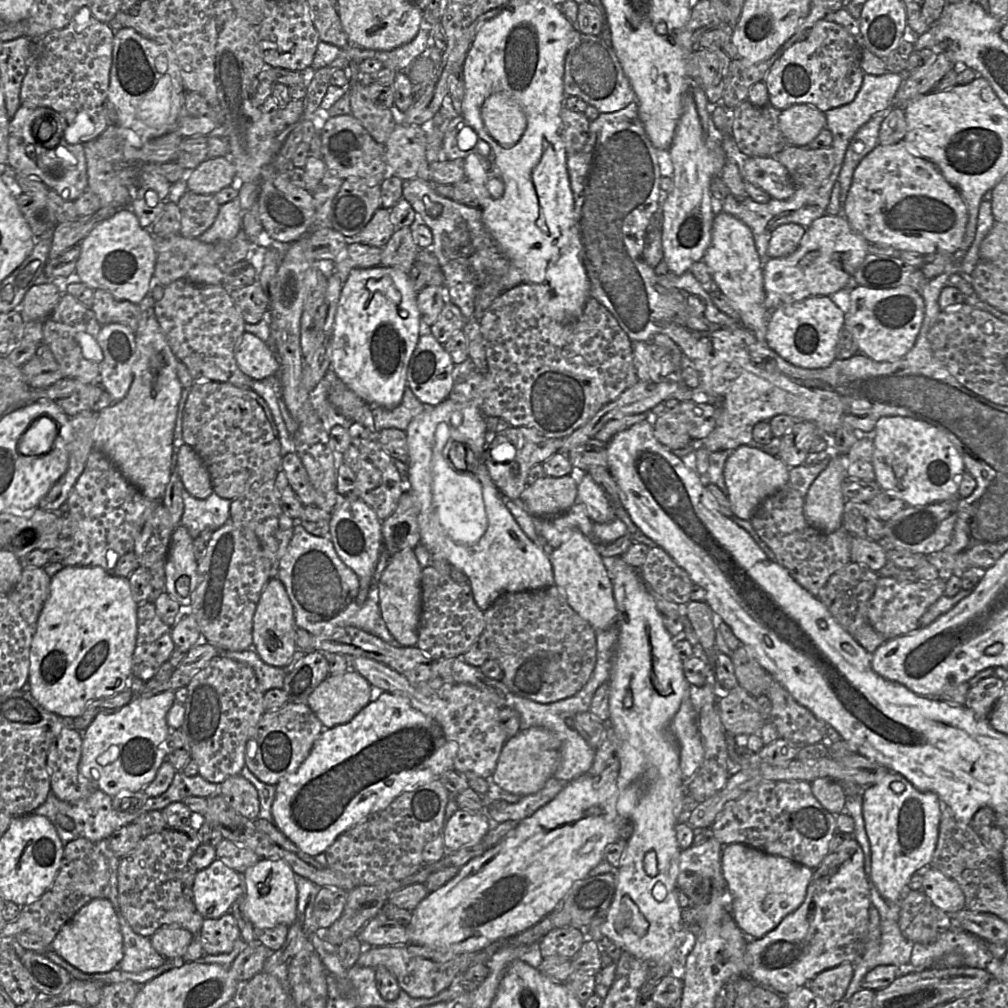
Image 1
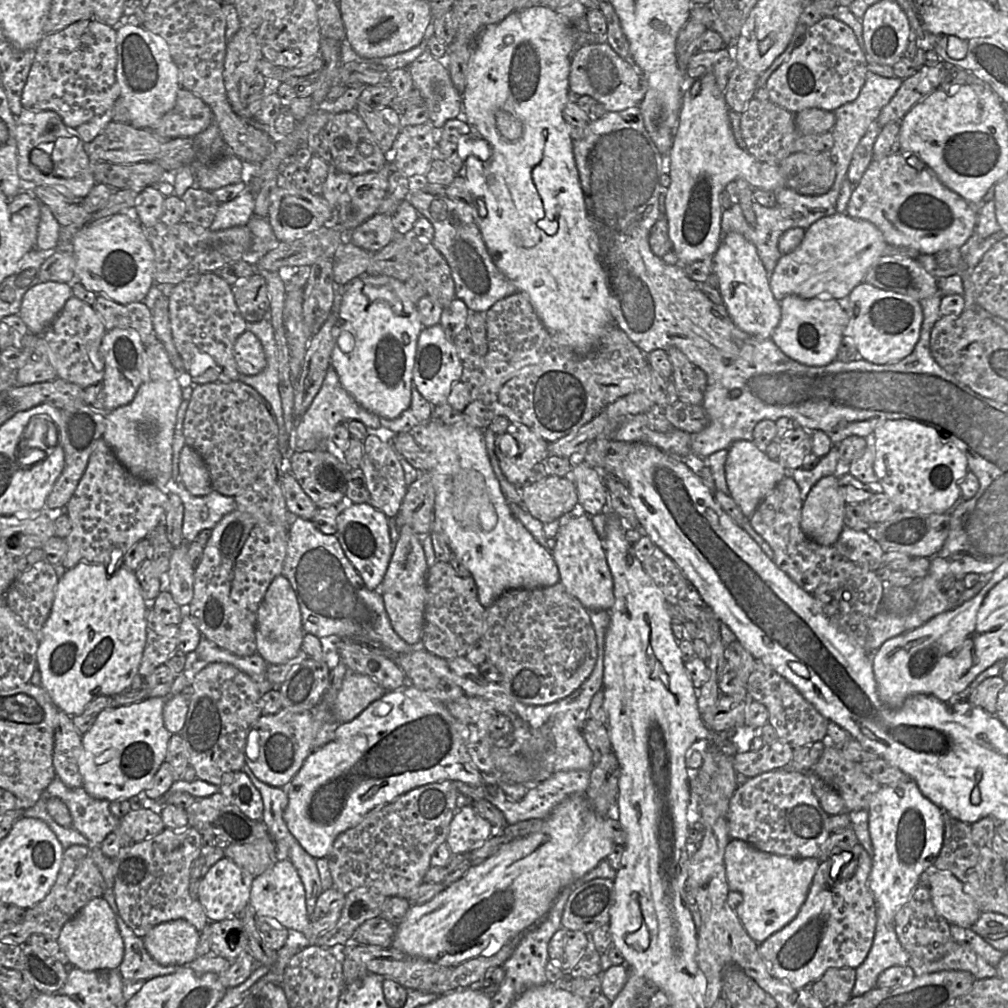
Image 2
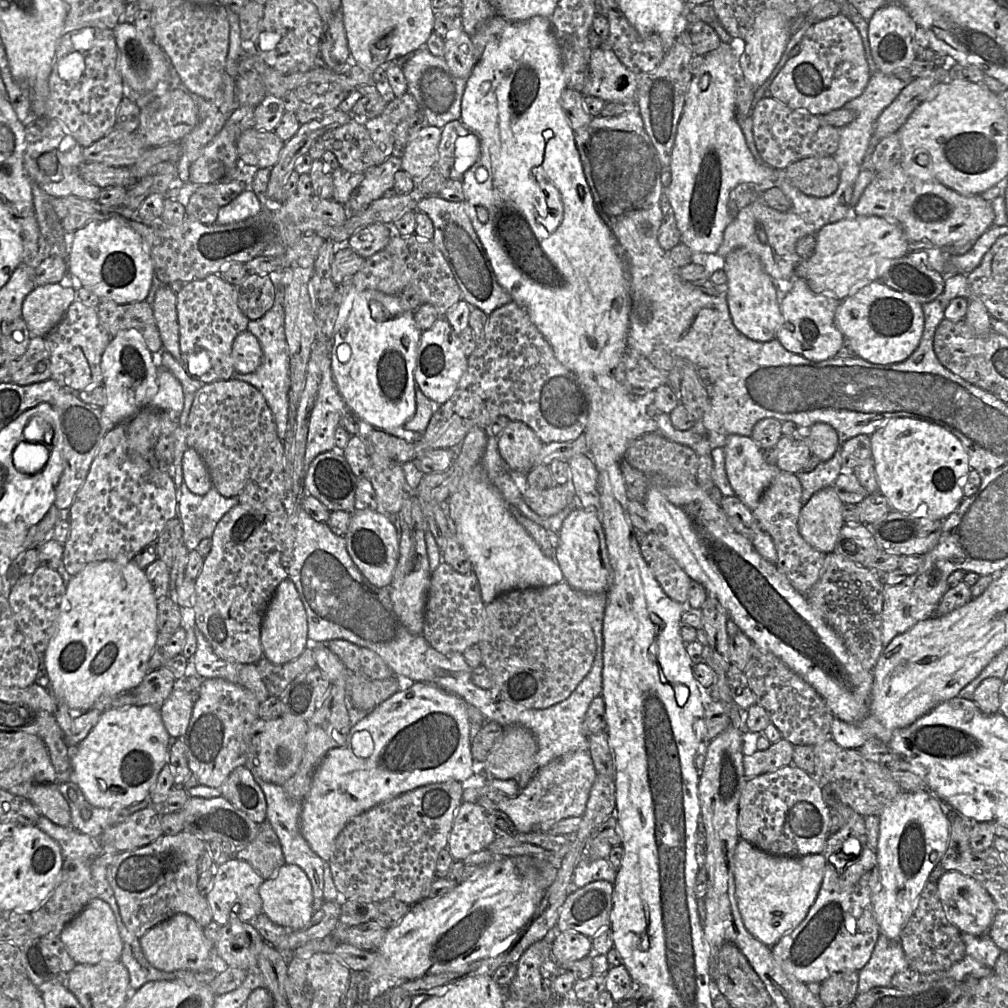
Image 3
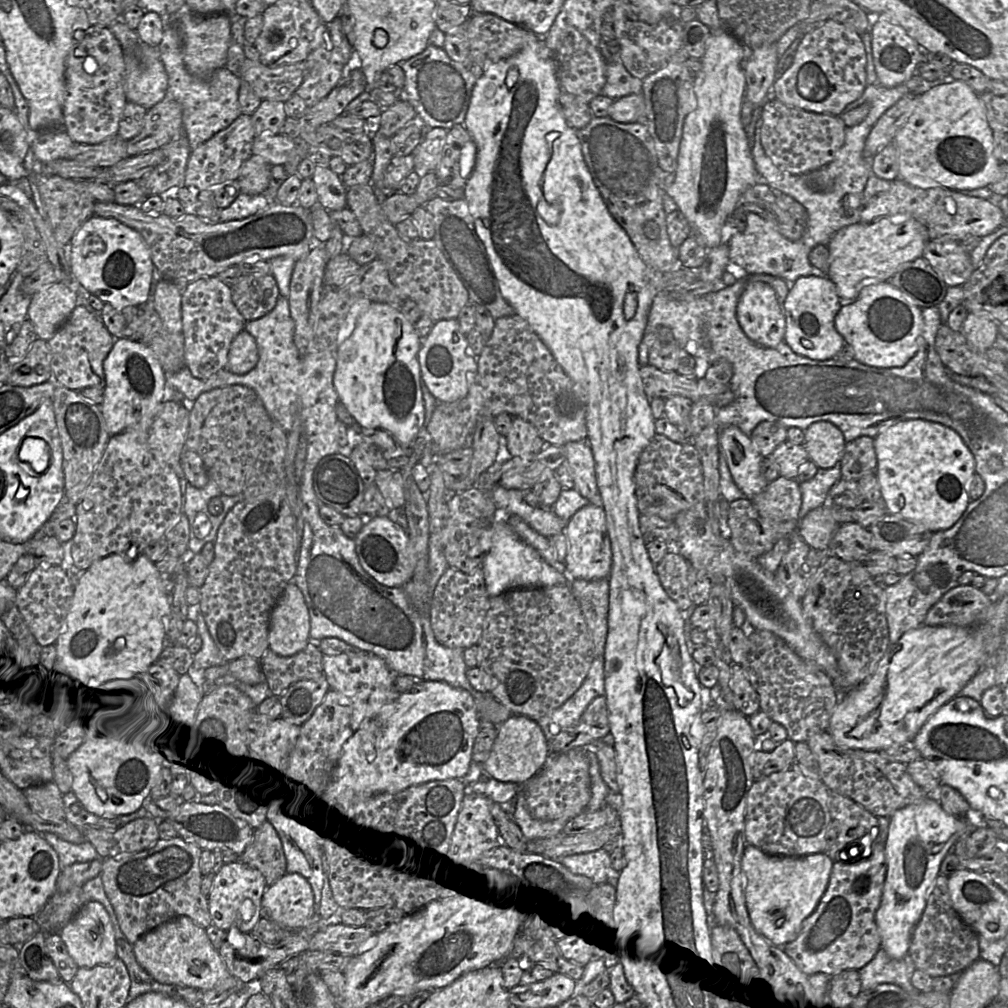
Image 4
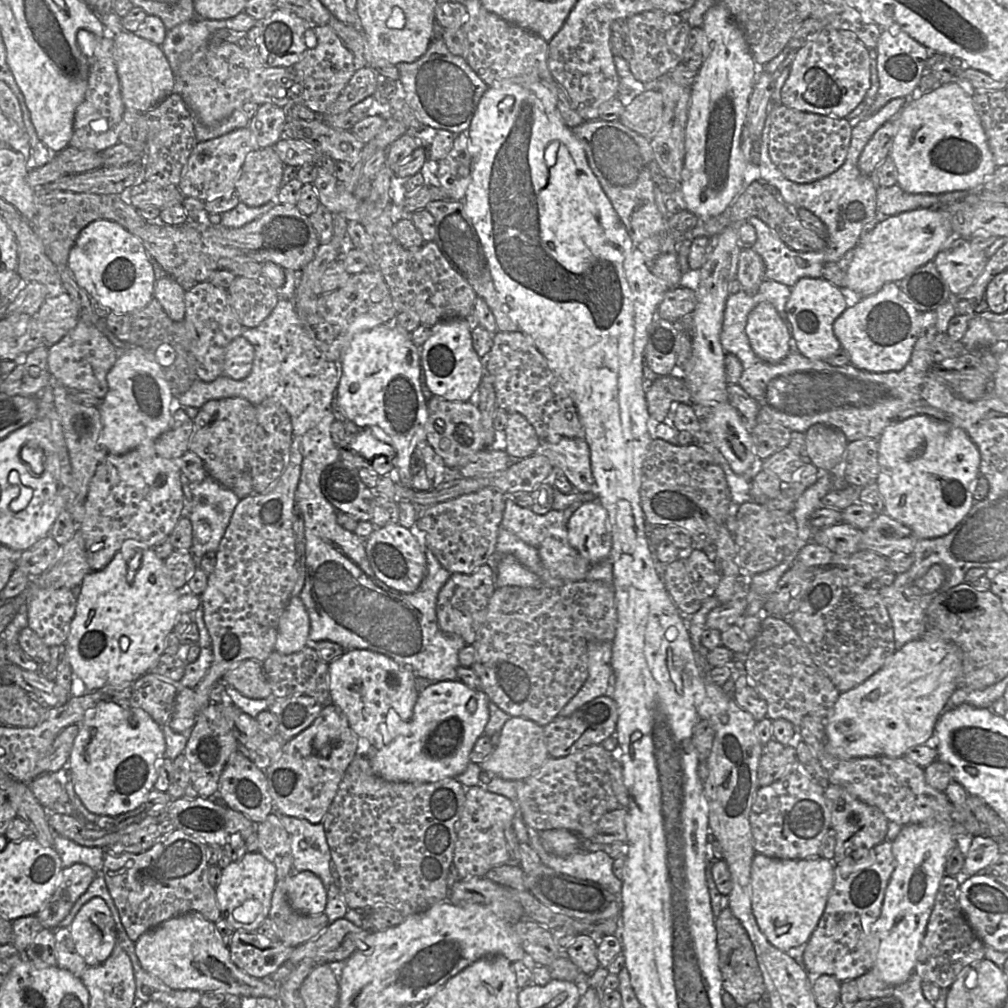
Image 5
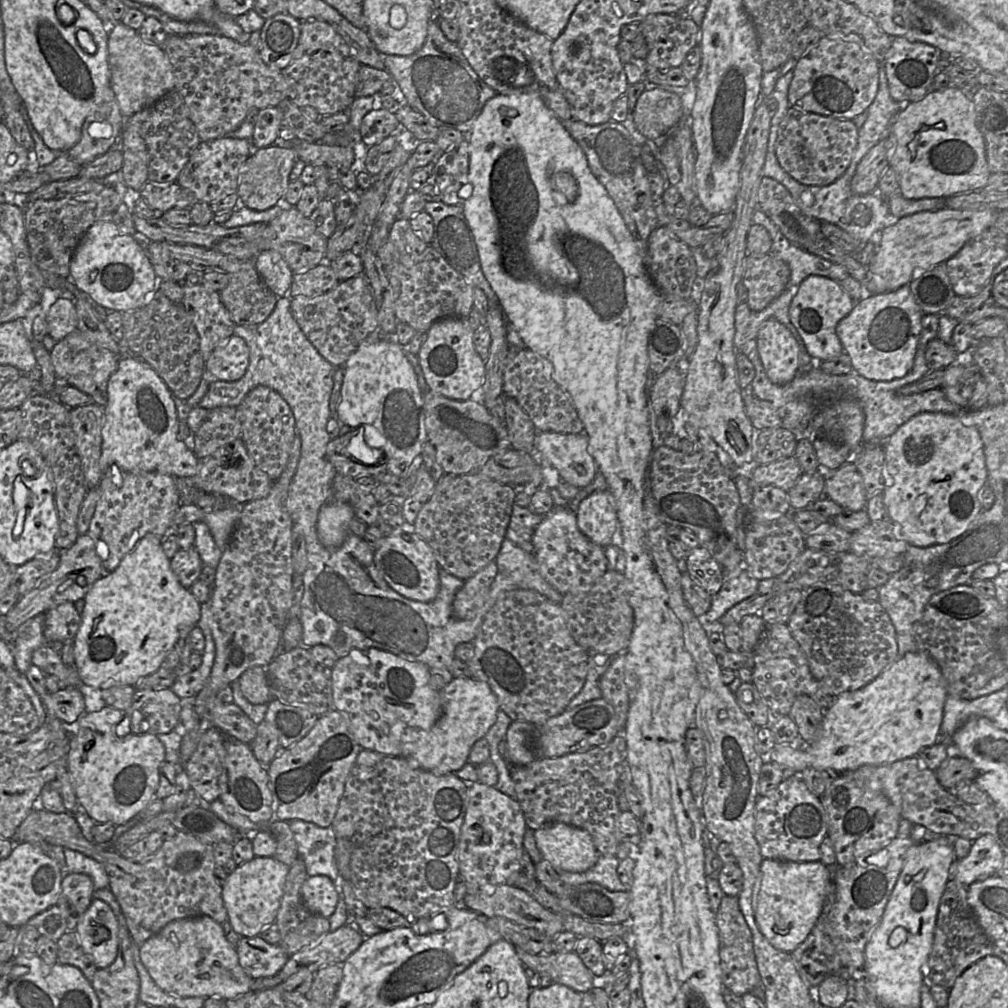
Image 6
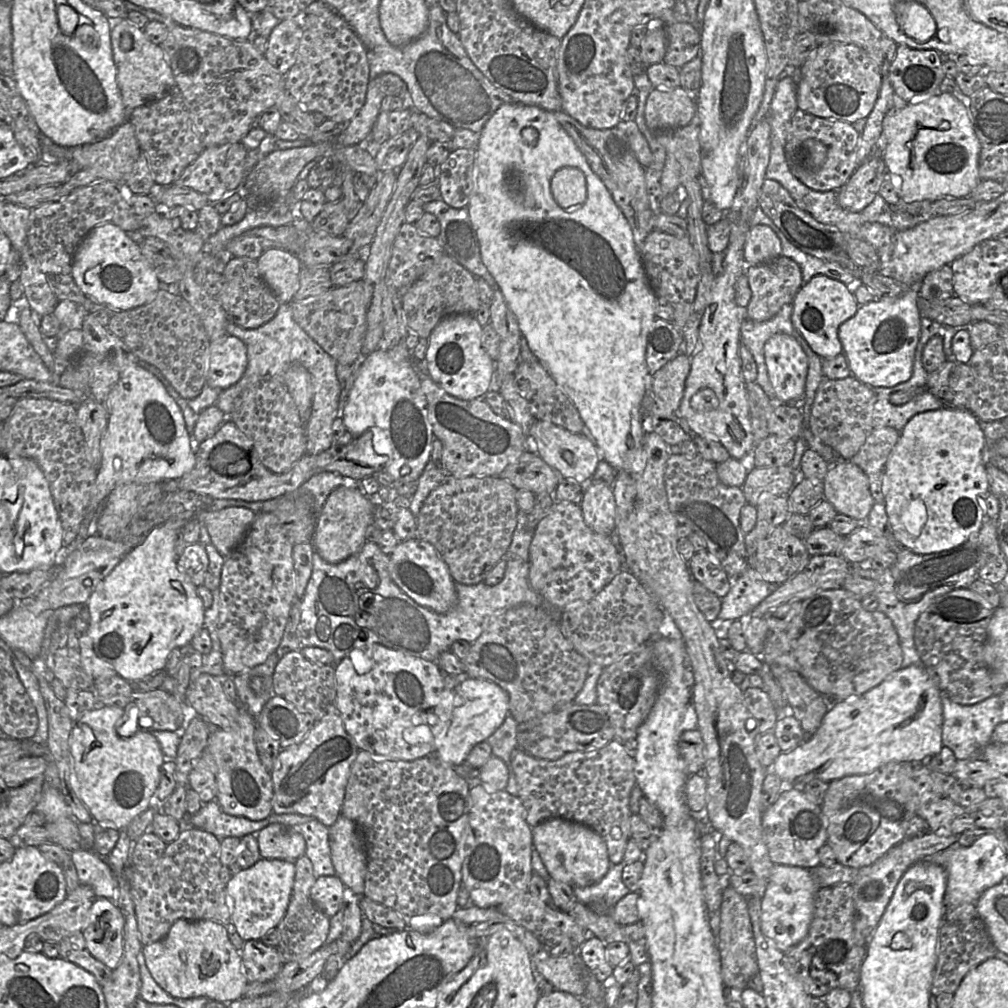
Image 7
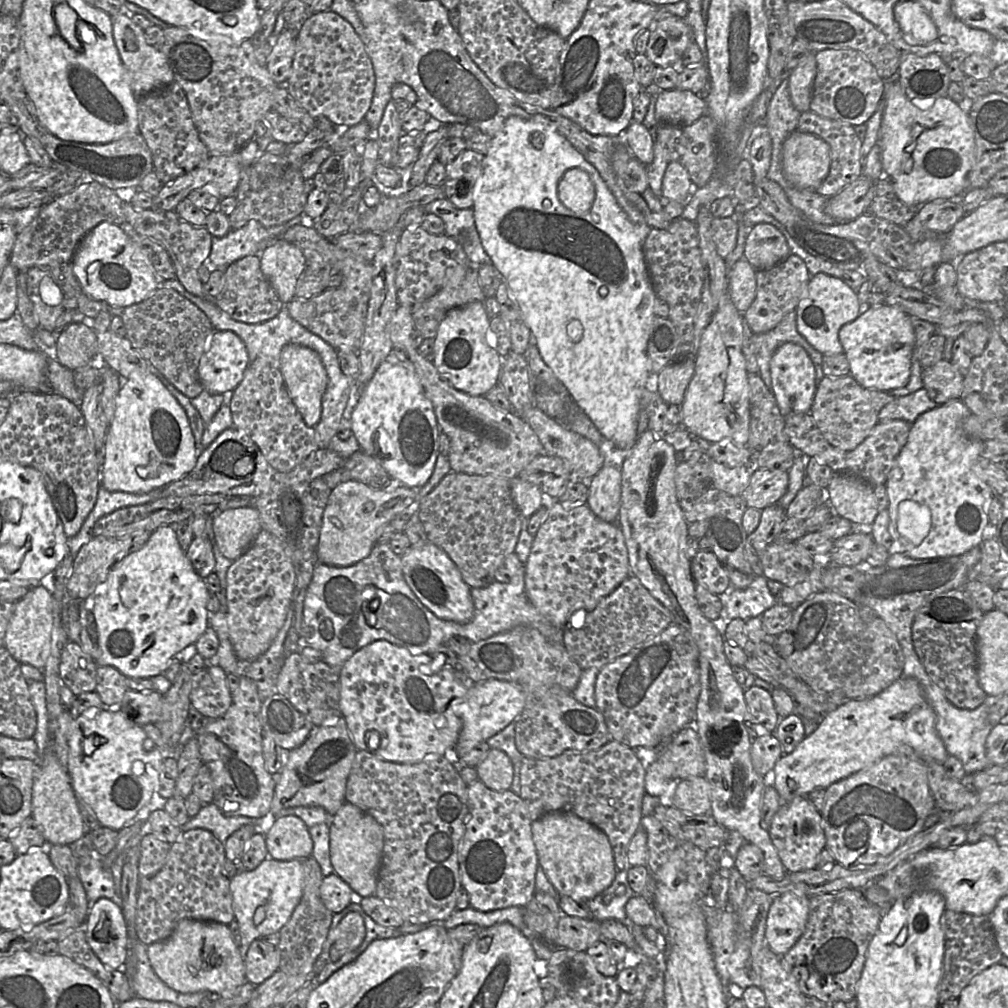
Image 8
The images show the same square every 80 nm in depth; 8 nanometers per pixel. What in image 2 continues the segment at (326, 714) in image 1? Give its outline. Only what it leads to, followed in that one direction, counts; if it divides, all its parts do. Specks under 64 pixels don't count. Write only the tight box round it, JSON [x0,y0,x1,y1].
[333,671,386,722]

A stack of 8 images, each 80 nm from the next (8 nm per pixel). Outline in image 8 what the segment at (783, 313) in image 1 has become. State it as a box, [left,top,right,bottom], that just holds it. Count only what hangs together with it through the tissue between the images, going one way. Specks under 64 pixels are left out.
[796,273,860,355]

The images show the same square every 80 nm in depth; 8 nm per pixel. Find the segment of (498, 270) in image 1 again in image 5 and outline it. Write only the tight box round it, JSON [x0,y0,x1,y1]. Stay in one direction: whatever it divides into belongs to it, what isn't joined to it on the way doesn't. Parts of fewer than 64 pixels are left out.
[425,200,520,332]

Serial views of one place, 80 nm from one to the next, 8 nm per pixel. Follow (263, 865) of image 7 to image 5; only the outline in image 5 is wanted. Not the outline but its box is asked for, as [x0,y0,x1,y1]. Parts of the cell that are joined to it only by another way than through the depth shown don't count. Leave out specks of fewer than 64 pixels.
[215,852,276,931]

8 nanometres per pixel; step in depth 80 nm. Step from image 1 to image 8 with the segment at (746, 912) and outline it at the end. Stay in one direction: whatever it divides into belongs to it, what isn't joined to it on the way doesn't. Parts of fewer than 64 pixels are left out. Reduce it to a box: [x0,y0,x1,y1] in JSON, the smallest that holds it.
[766,892,809,956]

